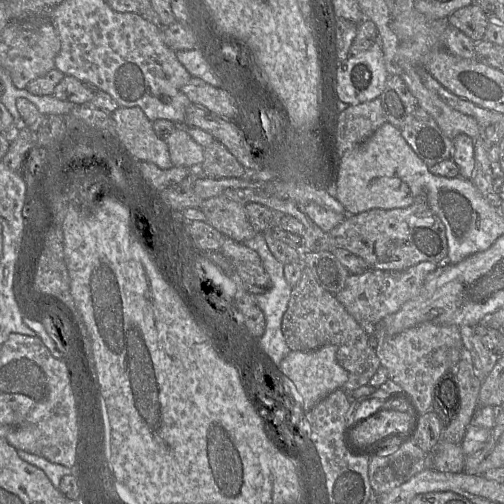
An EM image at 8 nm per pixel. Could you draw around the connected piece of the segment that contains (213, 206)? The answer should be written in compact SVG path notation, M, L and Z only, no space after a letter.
M225 196L204 200L200 209L206 217L205 222L226 238L243 243L257 234L247 219L245 206Z

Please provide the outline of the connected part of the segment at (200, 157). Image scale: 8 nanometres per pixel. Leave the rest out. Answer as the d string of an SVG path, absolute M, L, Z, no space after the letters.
M177 127L165 139L173 166L199 169L204 161L204 148L196 143L181 127Z

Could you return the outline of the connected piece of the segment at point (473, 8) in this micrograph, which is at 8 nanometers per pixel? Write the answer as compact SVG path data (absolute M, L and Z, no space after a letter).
M471 3L450 14L447 22L449 27L457 28L472 40L479 41L485 39L490 20L479 6Z

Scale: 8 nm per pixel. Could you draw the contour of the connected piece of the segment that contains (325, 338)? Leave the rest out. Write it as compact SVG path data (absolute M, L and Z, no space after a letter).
M304 266L299 283L292 288L288 307L282 318L282 332L291 351L311 351L325 345L337 346L336 359L348 373L347 382L340 388L345 392L352 392L369 384L381 366L373 338L346 311L334 294L318 284L307 266Z

